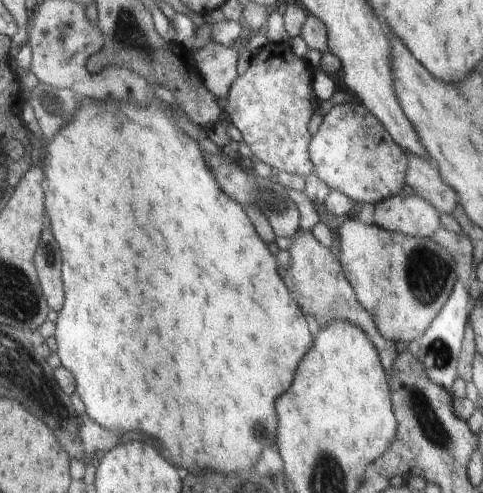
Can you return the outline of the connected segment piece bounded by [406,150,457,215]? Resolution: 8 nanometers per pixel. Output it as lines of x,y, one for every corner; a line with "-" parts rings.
406,150
406,154
409,154
409,170
406,170
406,184
412,188
415,194
428,199
429,202
437,208
439,214
452,215
452,212
456,210
457,204
454,190
442,182
438,170
432,168
432,166
428,164
428,160
422,160
422,158
418,158
416,154
410,154
410,150

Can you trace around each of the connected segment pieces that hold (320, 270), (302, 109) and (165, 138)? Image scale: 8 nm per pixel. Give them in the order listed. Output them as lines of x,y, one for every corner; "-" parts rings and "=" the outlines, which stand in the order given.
311,230
300,231
299,234
296,234
288,252
292,258
294,278
298,280
298,290
302,292
300,294
302,310
306,310
306,314
312,314
320,326
326,326
332,320
344,320
344,322
350,322
352,326
358,326
360,330
366,330
366,334
370,334
370,338
374,338
374,346
378,346
378,354
382,354
382,366
386,366
386,374
392,374
394,358
399,356
396,343
384,340
378,334
378,330
372,322
372,316
358,304
352,286
344,278
345,274
342,274
339,258
336,258
332,252
328,252
328,248
324,248
314,238
=
284,42
267,43
251,56
250,66
242,76
237,77
232,89
221,103
224,118
242,134
243,141
252,149
252,154
262,162
279,171
306,177
313,173
312,156
308,154
310,134
306,130
308,118
314,112
316,92
312,90
312,70
294,54
290,45
=
158,97
152,100
154,102
144,106
144,110
124,102
106,104
104,100
83,100
82,104
98,104
96,108
82,108
80,116
48,144
48,158
44,162
48,180
46,210
54,238
58,238
58,244
62,246
62,258
66,258
66,270
62,270
62,278
66,278
66,310
58,312
54,334
58,356
62,358
62,366
74,374
76,392
86,404
86,414
100,426
122,434
148,434
160,444
162,454
166,454
174,466
182,466
192,474
208,470
222,474
248,470
258,462
262,448
276,442
276,398
290,388
300,358
312,346
312,336
306,318
300,314
298,304
278,276
276,258
260,236
256,238
256,230
248,216
244,218
244,210
220,192
204,164
198,144
178,130
164,108
166,103

